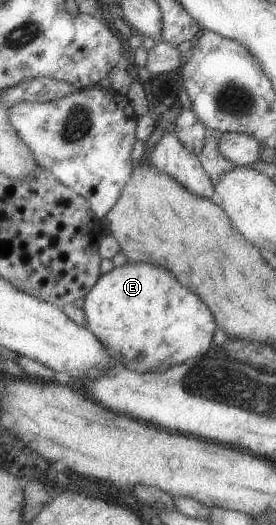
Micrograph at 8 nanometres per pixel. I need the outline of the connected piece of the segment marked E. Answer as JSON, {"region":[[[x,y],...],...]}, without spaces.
{"region":[[[128,262],[103,274],[84,297],[85,326],[109,350],[120,367],[139,372],[164,372],[187,359],[205,355],[218,325],[207,305],[185,289],[169,271],[147,262]]]}

